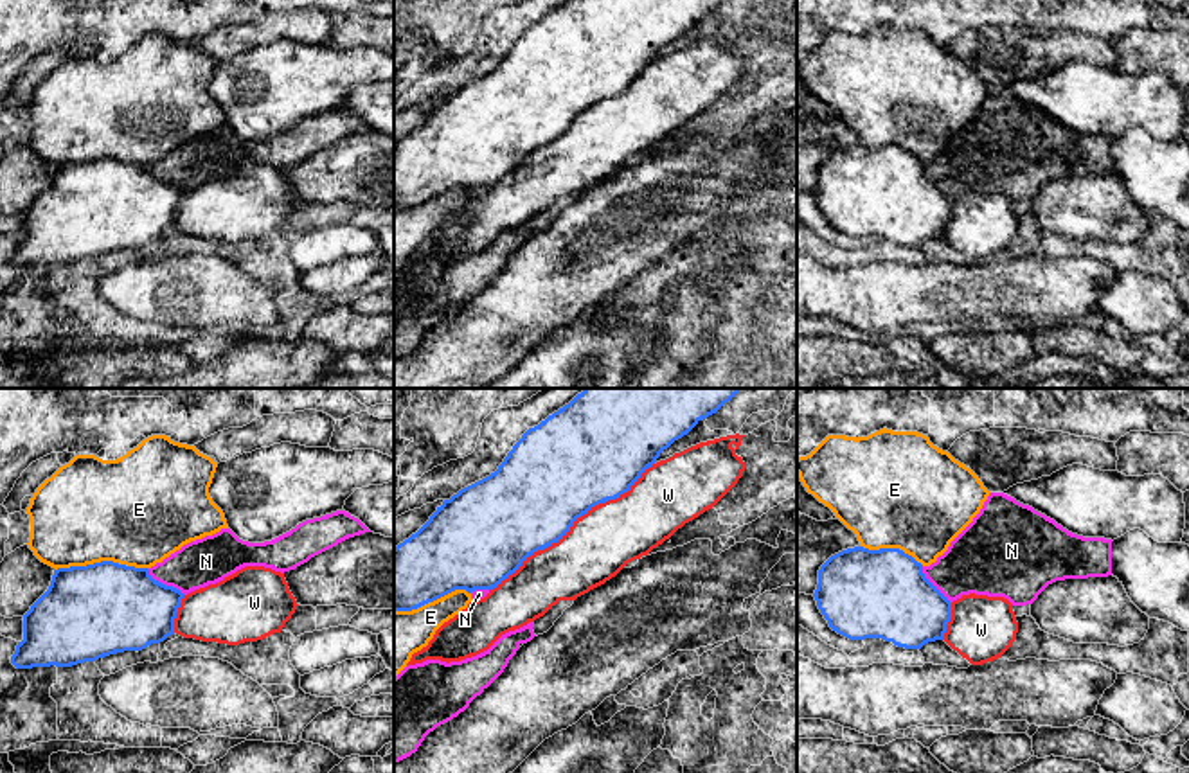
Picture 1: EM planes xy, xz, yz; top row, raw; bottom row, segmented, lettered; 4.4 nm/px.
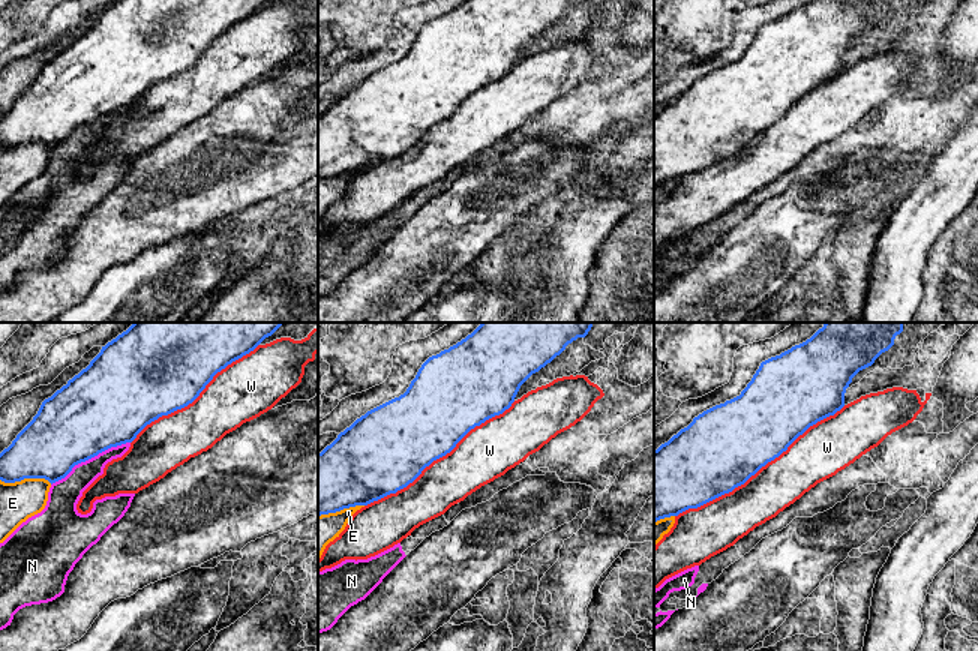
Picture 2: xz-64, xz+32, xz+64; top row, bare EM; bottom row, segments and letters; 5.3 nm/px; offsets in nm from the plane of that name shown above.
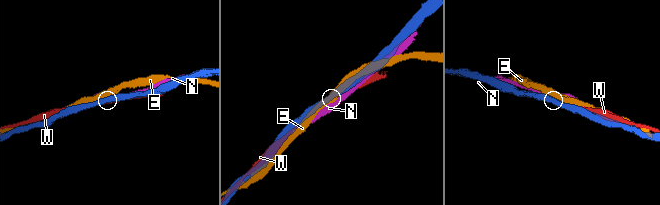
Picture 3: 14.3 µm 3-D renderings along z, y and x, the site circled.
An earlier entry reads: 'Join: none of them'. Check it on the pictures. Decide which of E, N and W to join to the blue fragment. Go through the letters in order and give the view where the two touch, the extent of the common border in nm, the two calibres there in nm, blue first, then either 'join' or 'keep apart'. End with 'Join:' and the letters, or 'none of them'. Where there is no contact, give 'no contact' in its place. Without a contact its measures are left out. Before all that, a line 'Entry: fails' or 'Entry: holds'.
Entry: holds
E: xy | 400 nm | 420/460 nm | keep apart
N: xy | 200 nm | 400/220 nm | keep apart
W: xz | 950 nm | 440/300 nm | keep apart
Join: none of them

